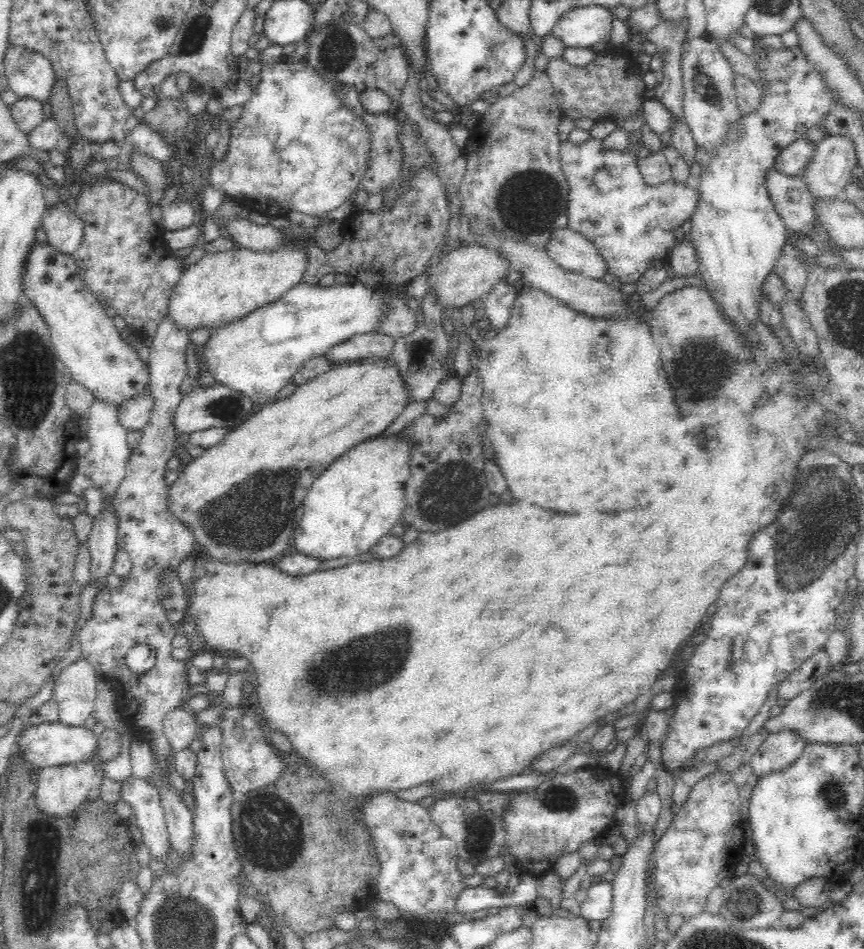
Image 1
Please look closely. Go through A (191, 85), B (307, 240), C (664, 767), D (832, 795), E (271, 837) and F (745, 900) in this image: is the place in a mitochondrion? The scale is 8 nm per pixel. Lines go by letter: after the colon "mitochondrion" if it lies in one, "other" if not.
A: other
B: other
C: other
D: mitochondrion
E: mitochondrion
F: mitochondrion

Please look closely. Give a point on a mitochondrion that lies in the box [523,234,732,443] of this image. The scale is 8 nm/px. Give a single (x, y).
(702, 367)

